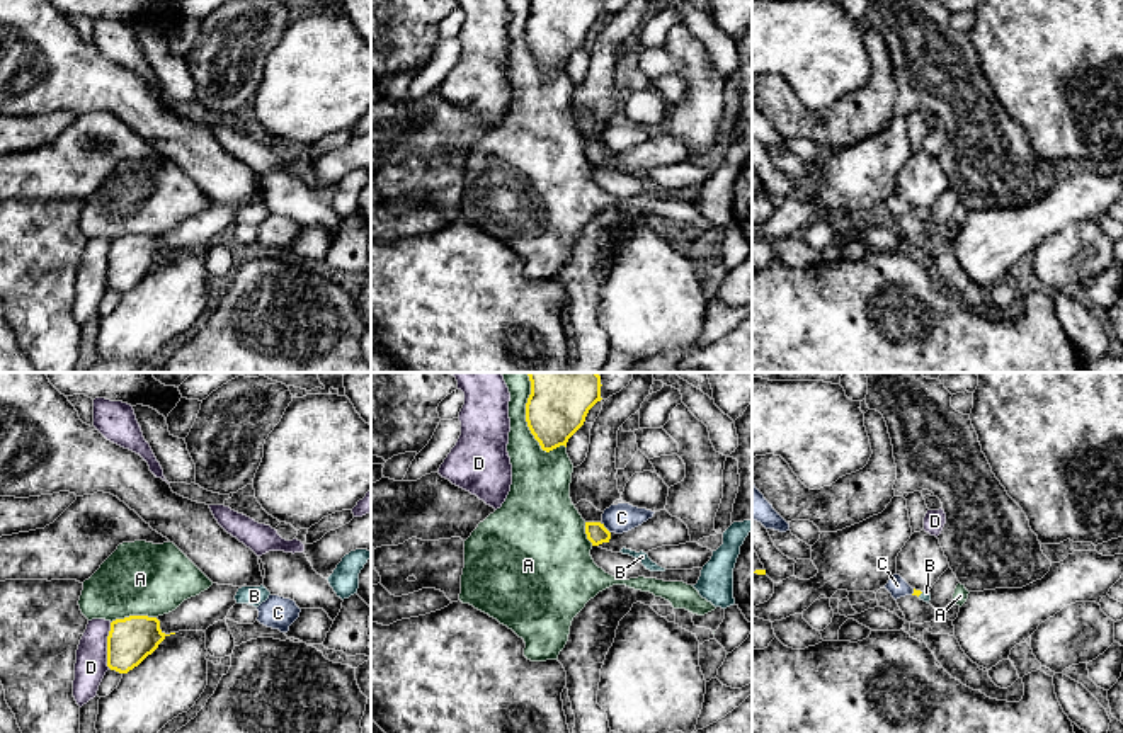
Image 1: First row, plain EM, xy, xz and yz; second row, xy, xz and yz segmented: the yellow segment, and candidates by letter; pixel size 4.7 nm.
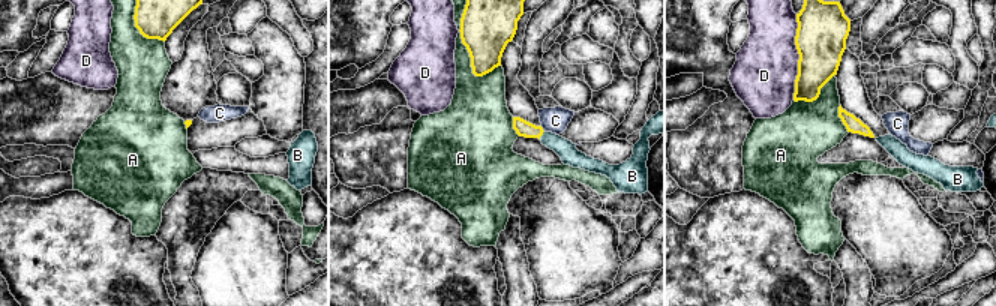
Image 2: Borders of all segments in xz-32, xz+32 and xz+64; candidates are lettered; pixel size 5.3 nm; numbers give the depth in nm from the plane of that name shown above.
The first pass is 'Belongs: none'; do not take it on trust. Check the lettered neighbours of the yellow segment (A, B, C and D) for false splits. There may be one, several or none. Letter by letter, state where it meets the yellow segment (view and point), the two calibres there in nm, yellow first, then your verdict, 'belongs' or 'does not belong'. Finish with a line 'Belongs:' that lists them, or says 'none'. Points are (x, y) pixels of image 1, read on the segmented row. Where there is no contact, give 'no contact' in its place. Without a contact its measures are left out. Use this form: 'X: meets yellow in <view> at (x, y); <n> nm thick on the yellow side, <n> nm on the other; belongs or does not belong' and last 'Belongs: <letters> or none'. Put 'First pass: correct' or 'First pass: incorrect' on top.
First pass: incorrect
A: meets yellow in xz at (526, 420); 320 nm thick on the yellow side, 220 nm on the other; does not belong
B: meets yellow in yz at (919, 594); 30 nm thick on the yellow side, 50 nm on the other; belongs
C: meets yellow in xz at (604, 528); 100 nm thick on the yellow side, 140 nm on the other; does not belong
D: meets yellow in xy at (108, 645); 220 nm thick on the yellow side, 150 nm on the other; does not belong
Belongs: B

